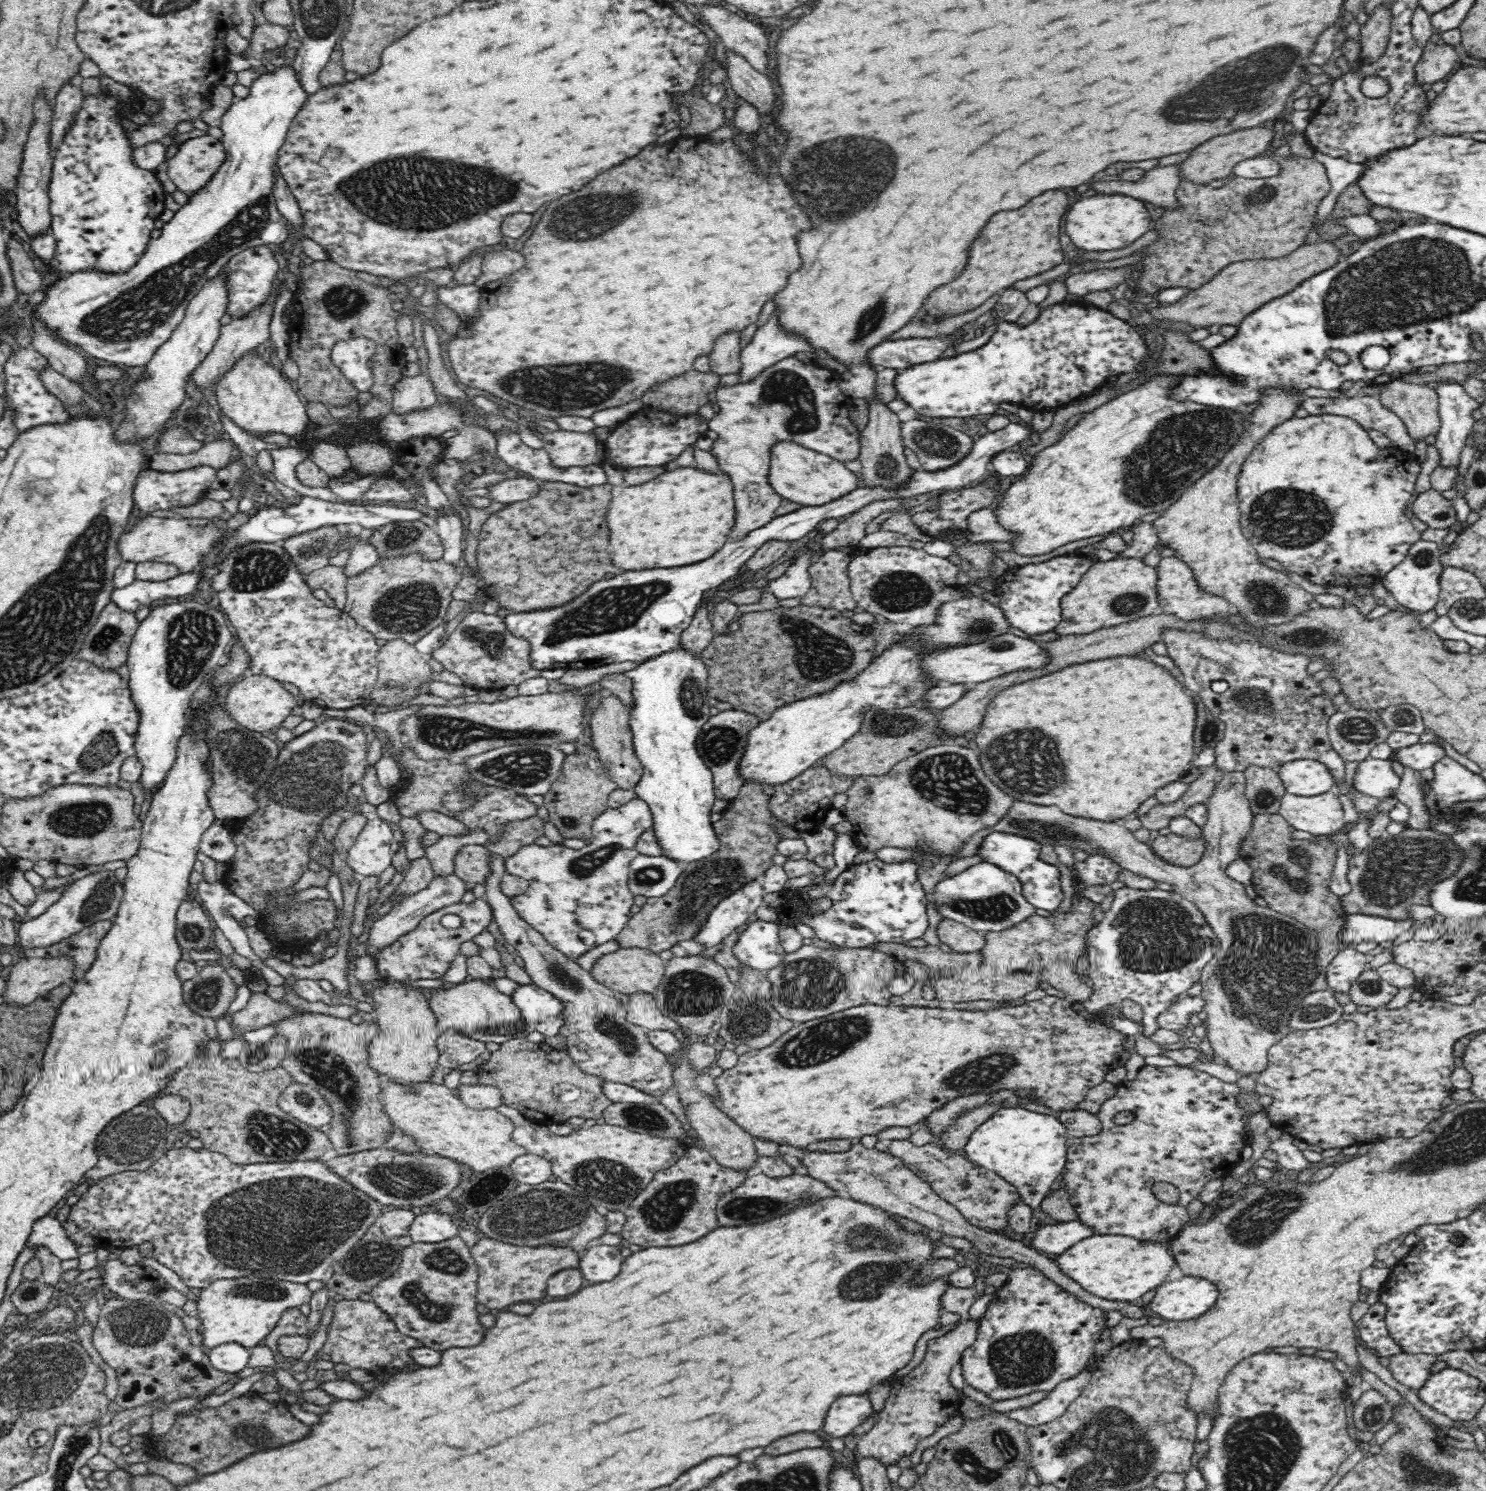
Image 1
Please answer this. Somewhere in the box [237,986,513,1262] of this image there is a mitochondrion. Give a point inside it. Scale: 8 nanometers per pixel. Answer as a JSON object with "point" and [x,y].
{"point":[331,1072]}

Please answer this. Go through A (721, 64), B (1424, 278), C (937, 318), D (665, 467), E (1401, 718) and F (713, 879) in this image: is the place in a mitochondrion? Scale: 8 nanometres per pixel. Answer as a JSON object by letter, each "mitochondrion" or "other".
{"A":"other","B":"mitochondrion","C":"other","D":"other","E":"mitochondrion","F":"mitochondrion"}

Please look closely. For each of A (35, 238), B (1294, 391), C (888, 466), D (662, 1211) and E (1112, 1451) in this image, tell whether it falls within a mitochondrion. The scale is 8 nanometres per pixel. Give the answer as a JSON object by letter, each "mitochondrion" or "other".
{"A":"other","B":"other","C":"mitochondrion","D":"mitochondrion","E":"mitochondrion"}

